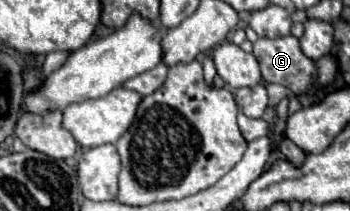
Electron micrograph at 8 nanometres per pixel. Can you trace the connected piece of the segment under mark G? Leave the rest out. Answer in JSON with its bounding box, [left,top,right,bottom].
[254,36,316,96]

